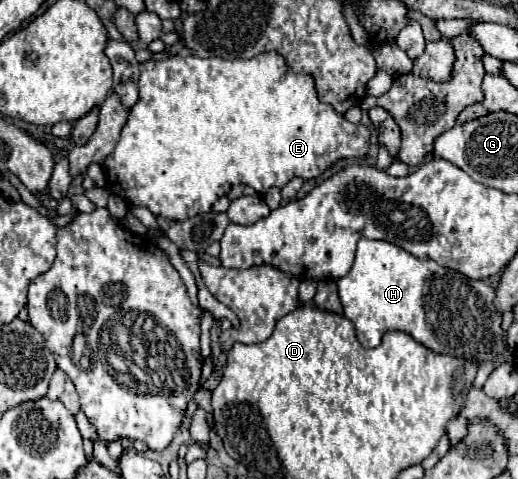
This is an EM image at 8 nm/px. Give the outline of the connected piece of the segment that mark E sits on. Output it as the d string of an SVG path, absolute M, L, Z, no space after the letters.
M276 52L250 60L172 56L162 62L140 64L140 100L130 108L116 152L102 162L108 190L126 204L146 206L154 216L186 220L210 212L212 204L234 184L248 184L260 196L268 188L284 188L294 176L318 178L340 158L360 158L368 152L370 130L338 116L332 106L316 98L310 76L292 74Z

